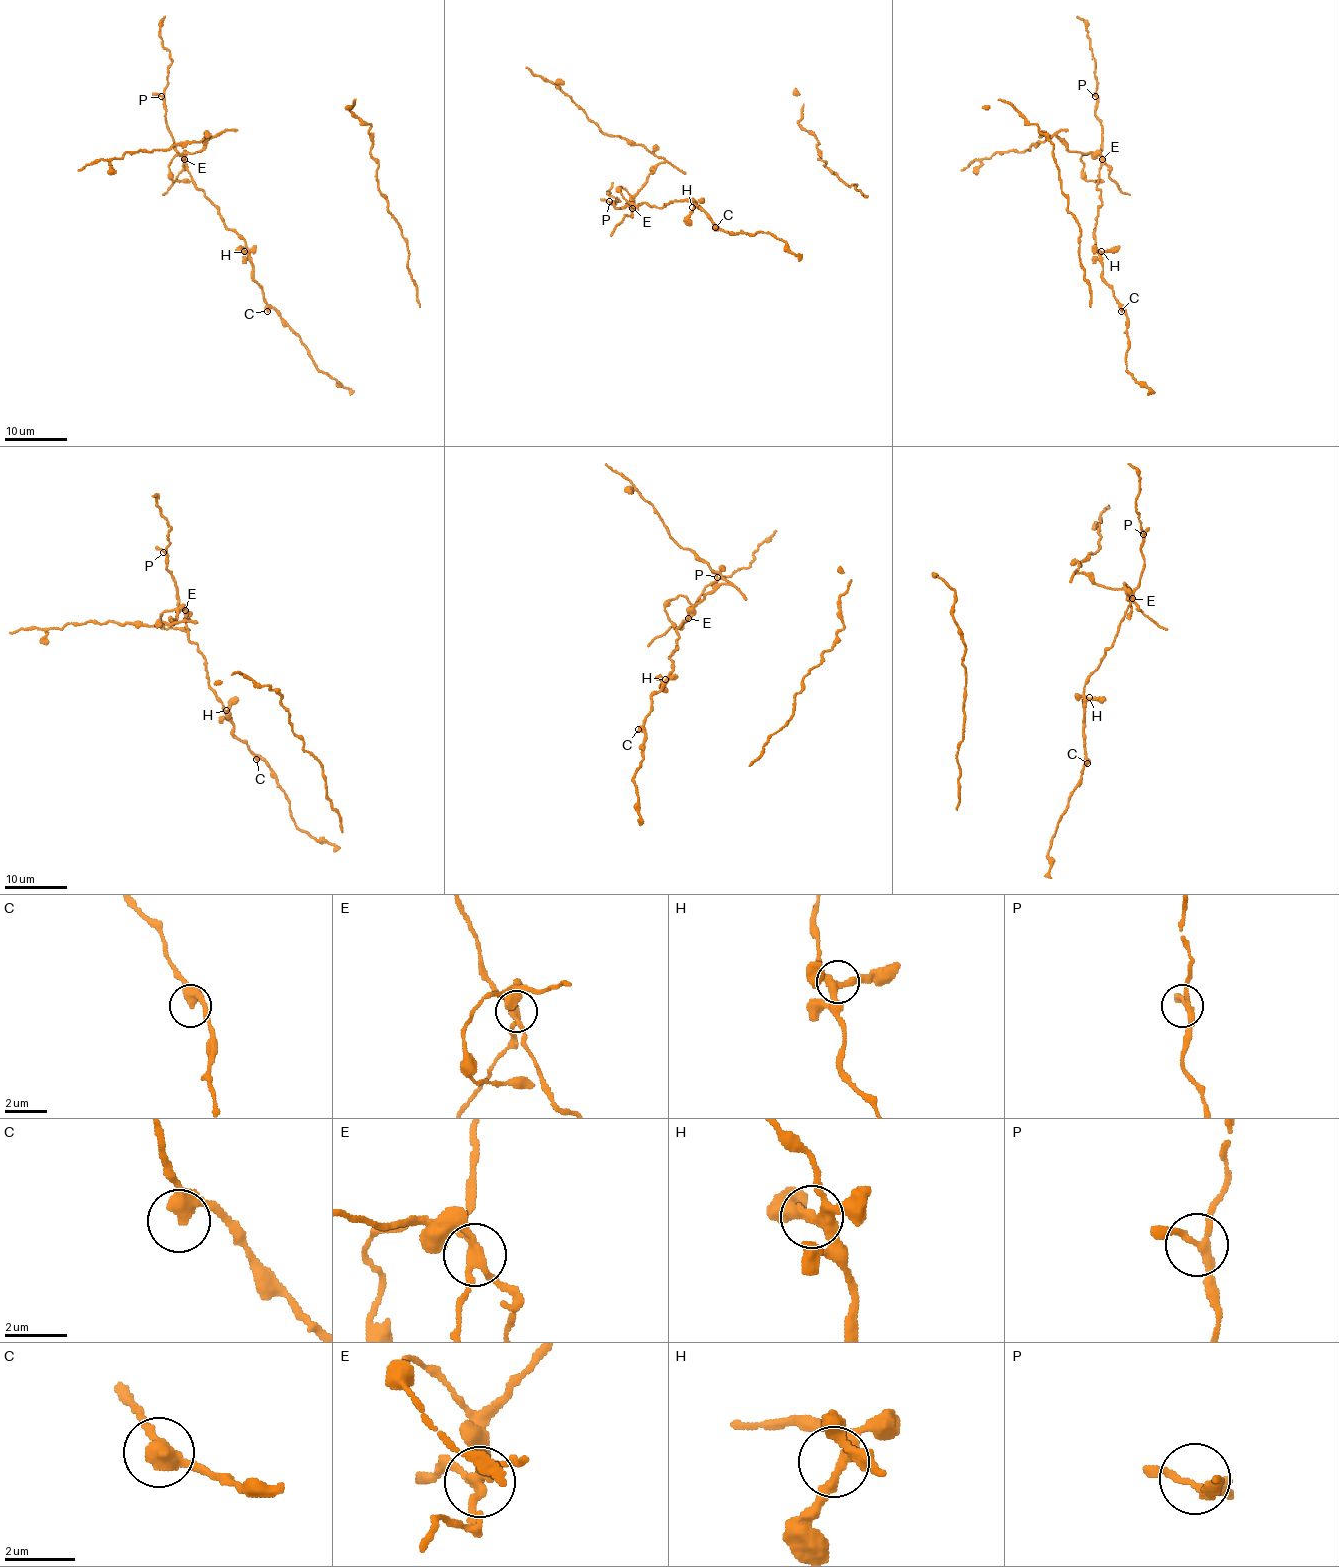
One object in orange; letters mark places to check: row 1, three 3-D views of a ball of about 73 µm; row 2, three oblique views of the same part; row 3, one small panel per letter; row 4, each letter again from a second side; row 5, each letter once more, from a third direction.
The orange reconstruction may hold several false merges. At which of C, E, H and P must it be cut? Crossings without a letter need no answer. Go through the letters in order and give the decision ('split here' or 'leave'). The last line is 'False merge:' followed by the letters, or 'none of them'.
C: leave
E: split here
H: leave
P: leave
False merge: E

